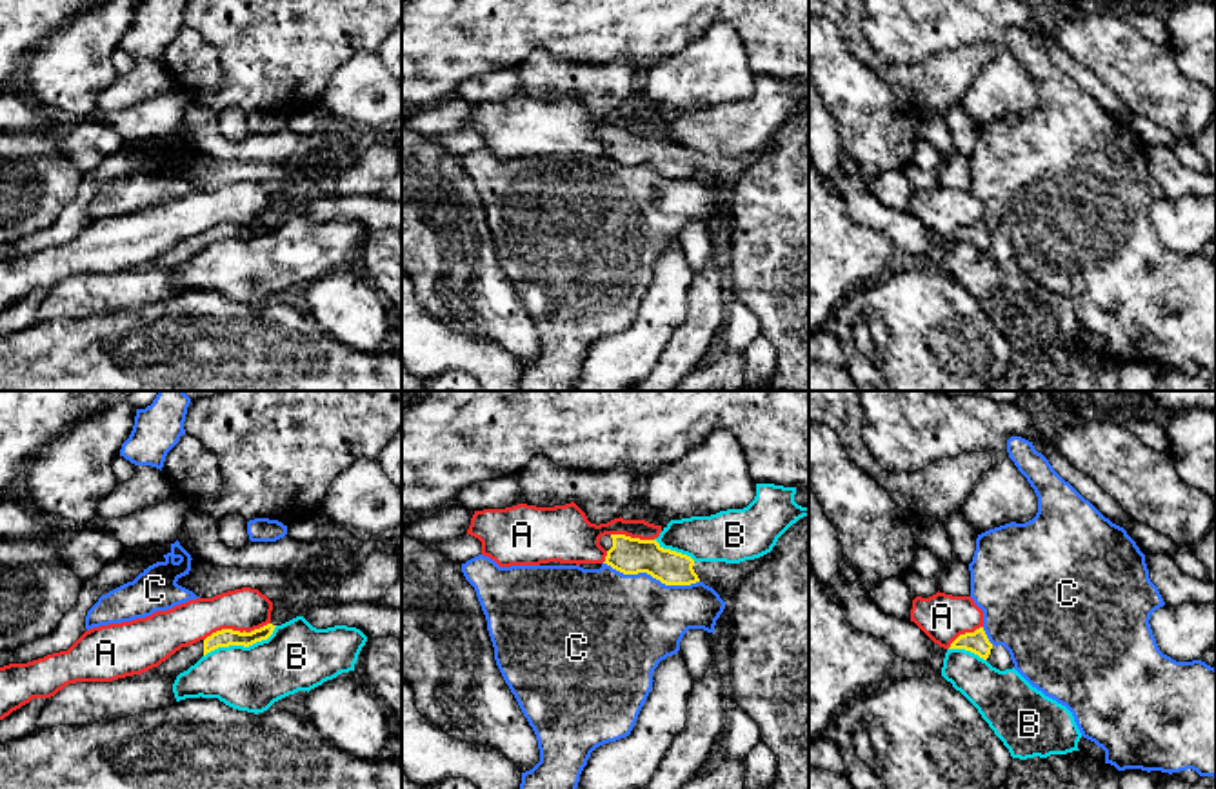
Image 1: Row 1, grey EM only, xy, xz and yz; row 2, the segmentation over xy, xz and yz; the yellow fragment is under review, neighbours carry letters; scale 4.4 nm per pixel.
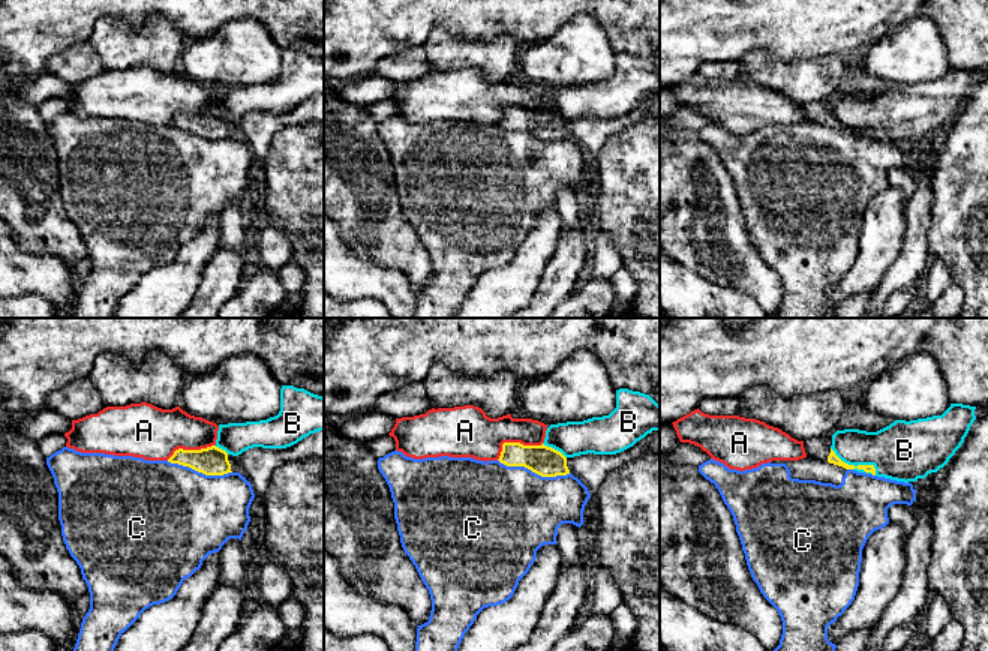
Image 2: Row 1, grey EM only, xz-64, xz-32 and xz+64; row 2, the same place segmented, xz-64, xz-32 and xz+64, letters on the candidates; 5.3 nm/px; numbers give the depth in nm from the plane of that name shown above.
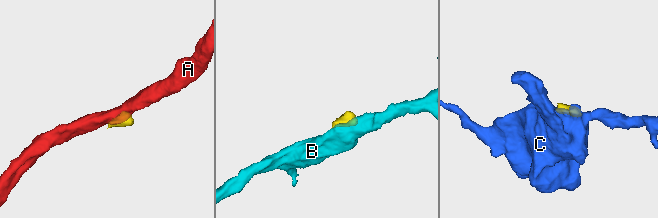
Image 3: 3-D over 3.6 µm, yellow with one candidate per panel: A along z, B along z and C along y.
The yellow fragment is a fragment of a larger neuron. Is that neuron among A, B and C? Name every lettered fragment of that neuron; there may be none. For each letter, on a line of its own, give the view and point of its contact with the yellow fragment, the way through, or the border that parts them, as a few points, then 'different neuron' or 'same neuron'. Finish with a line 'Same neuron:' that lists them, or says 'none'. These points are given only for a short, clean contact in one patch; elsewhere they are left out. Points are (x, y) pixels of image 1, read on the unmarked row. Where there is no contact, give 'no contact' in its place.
A: meets yellow in xy at (237, 224); border along xy (269, 215), (249, 224), (217, 222), (204, 233); different neuron
B: meets yellow in xy at (240, 237); border along xy (277, 219), (266, 231), (248, 239), (219, 239), (204, 249); different neuron
C: meets yellow in xz at (651, 168); border along xz (604, 155), (624, 166), (649, 166), (666, 177), (698, 175); different neuron
Same neuron: none

